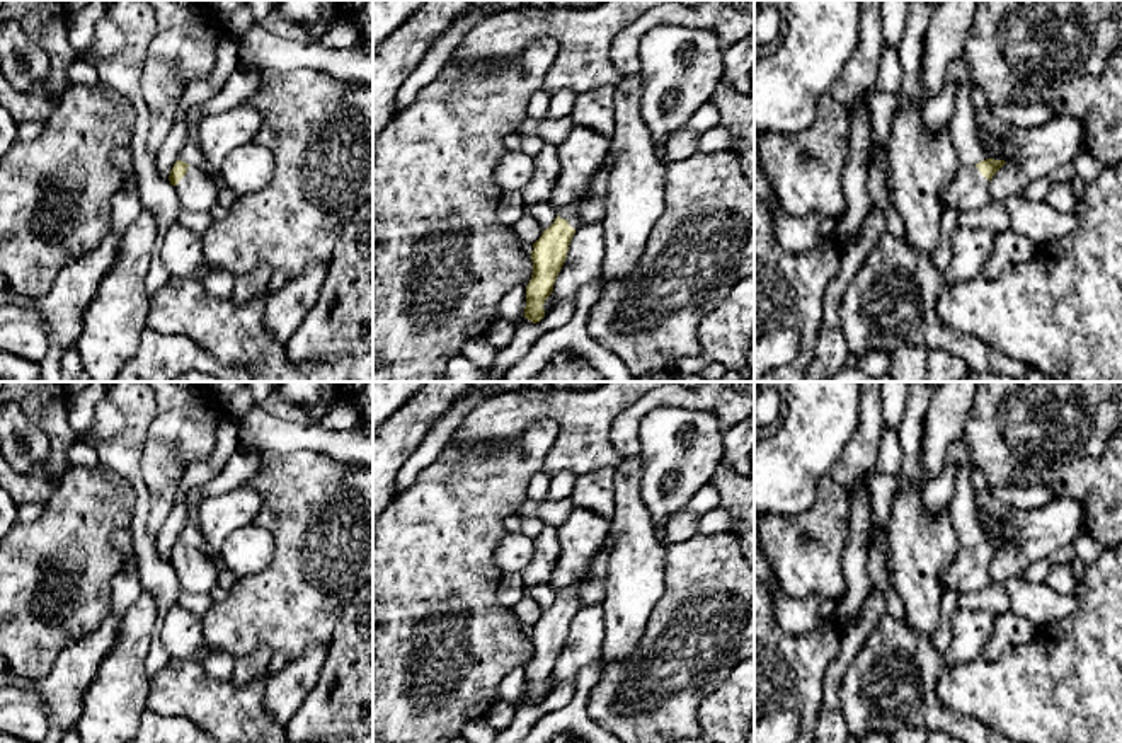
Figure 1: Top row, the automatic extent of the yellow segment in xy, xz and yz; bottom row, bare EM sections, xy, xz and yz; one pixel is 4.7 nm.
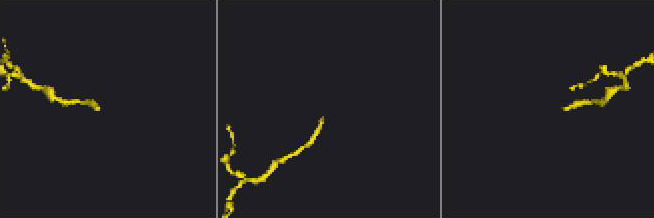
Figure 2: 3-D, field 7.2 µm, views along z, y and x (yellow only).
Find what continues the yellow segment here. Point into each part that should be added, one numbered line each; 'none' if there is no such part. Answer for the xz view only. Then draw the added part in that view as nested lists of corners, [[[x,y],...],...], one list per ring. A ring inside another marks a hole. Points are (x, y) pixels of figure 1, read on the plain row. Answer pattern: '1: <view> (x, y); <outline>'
1: xz (571, 595); [[[611,532],[604,540],[604,544],[601,545],[599,554],[591,561],[584,576],[577,583],[570,585],[569,588],[558,590],[557,596],[567,602],[572,610],[577,612],[582,607],[582,603],[579,602],[581,590],[603,574],[604,561],[610,556],[615,540],[616,537]]]

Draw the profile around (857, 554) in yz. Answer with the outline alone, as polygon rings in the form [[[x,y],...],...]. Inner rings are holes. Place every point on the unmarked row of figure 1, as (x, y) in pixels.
[[[867,481],[858,482],[848,491],[850,499],[850,537],[843,552],[843,569],[848,590],[836,612],[829,617],[844,634],[858,619],[862,605],[873,591],[868,564],[868,539],[872,530],[870,491]]]

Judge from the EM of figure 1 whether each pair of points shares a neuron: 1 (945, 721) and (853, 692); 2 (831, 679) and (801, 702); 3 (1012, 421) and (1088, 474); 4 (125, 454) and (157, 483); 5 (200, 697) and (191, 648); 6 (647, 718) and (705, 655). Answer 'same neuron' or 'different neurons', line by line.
1: same neuron
2: different neurons
3: different neurons
4: different neurons
5: different neurons
6: same neuron

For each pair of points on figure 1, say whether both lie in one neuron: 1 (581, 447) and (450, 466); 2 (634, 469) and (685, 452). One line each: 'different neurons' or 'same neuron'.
1: different neurons
2: different neurons

